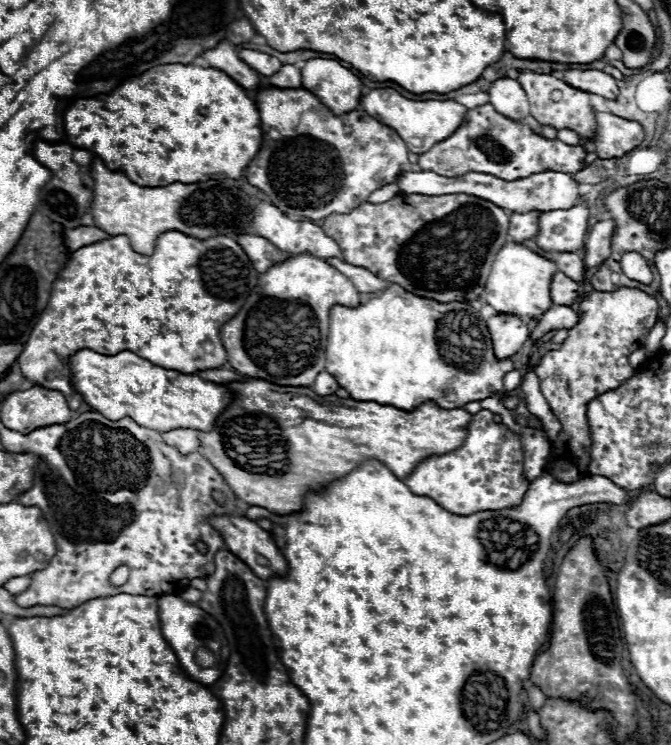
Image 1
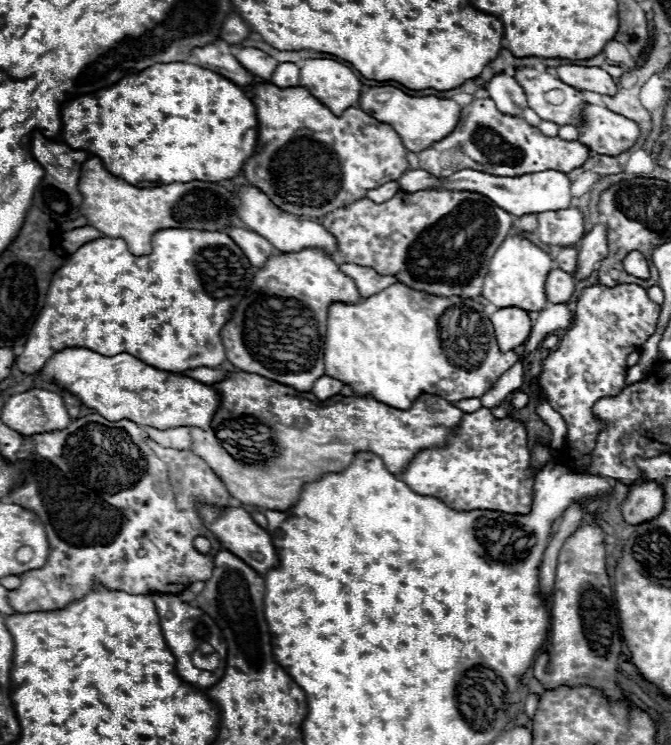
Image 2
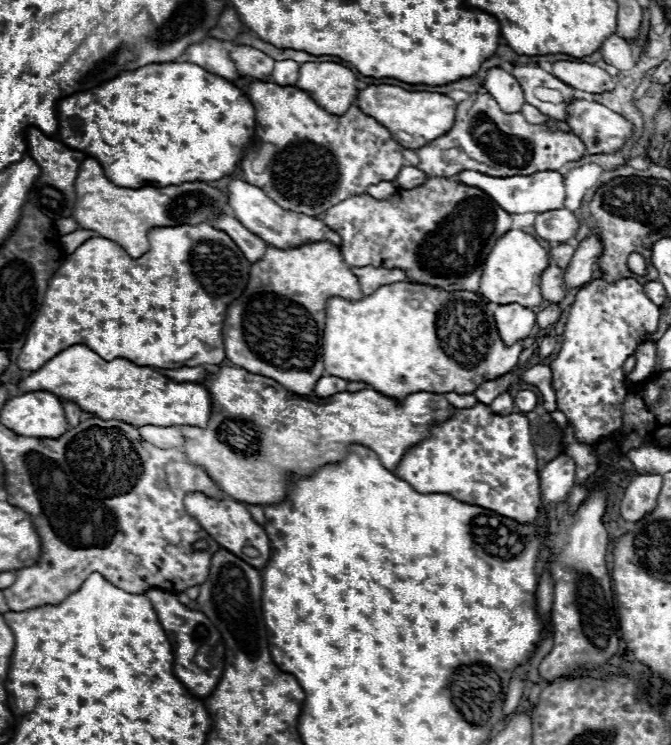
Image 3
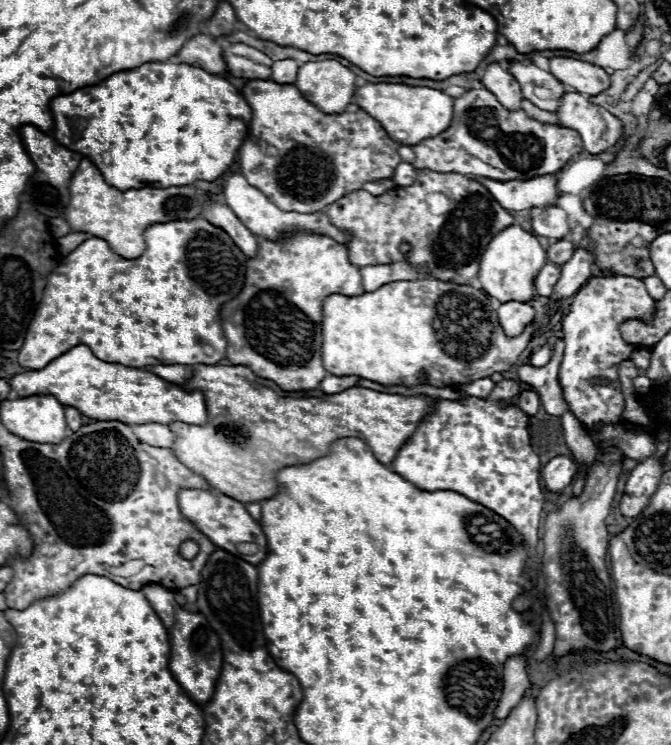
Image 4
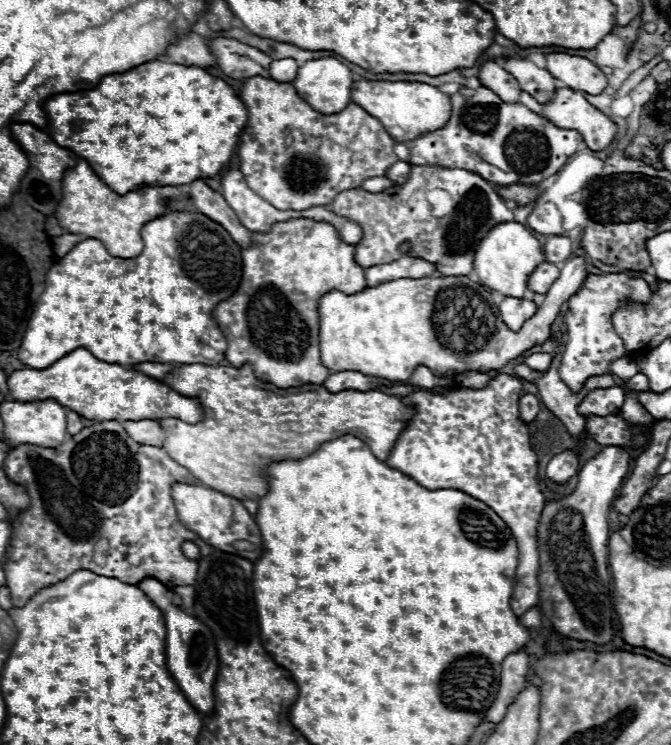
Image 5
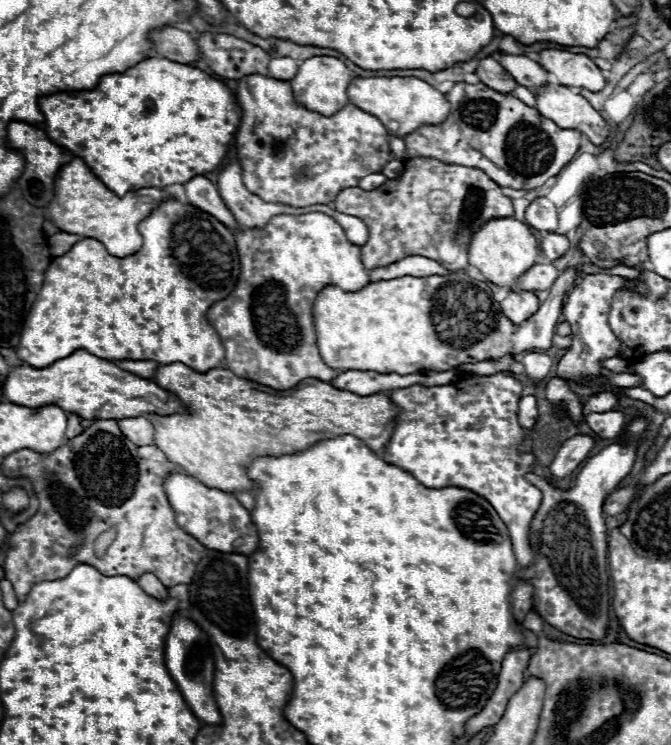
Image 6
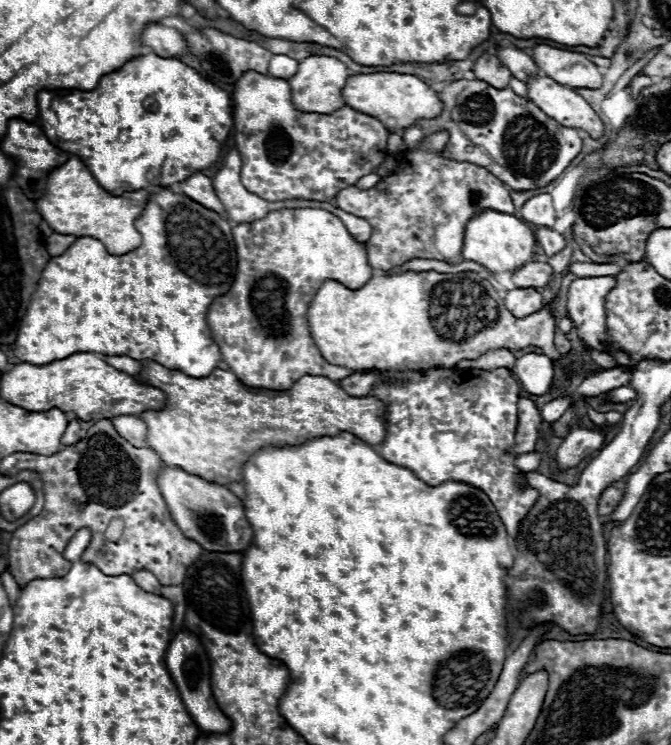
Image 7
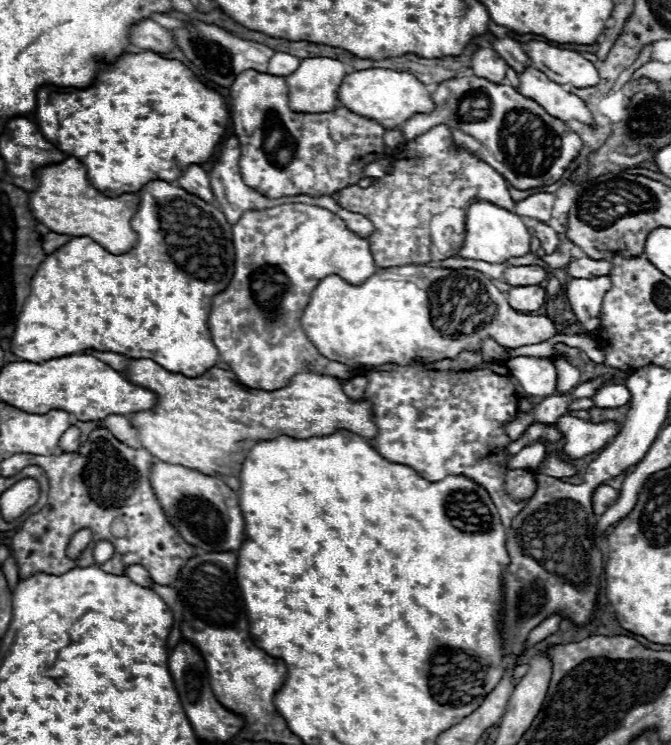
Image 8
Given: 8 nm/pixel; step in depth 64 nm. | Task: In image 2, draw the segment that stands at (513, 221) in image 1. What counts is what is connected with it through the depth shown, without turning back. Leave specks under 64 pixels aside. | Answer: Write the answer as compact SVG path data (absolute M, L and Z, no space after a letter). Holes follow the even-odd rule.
M524 216L520 222L514 222L512 232L534 232L536 230L536 216Z

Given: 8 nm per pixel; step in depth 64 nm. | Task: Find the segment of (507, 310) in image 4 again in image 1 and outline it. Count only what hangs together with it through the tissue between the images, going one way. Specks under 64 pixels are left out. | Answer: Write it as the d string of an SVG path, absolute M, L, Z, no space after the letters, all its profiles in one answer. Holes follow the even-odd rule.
M496 314L488 318L488 328L492 334L494 352L498 358L514 356L528 340L528 324L514 314Z

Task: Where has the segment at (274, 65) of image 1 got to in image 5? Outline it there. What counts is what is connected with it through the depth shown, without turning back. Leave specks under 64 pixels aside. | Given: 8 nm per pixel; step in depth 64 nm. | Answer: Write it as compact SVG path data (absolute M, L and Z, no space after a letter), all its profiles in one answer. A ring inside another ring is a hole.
M212 38L208 40L208 48L216 58L216 68L236 80L250 78L250 76L264 76L270 78L270 56L260 52L258 48L252 48L248 44L242 44L234 38Z

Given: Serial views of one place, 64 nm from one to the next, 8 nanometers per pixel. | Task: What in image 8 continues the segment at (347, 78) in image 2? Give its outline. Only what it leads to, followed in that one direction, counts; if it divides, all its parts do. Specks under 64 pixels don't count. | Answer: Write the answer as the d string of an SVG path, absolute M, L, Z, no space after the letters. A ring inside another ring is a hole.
M306 58L300 62L300 66L286 76L288 84L288 102L294 112L314 114L314 112L330 112L334 108L340 108L338 100L338 84L342 84L342 76L346 76L346 66L340 60L334 58Z

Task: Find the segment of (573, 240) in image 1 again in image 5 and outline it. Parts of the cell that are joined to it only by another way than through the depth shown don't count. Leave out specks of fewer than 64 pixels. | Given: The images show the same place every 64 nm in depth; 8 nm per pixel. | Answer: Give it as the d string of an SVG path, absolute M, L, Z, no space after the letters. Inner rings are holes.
M552 202L536 204L532 208L532 212L528 214L528 226L532 230L536 230L538 234L546 234L546 236L562 236L564 234L560 210Z

